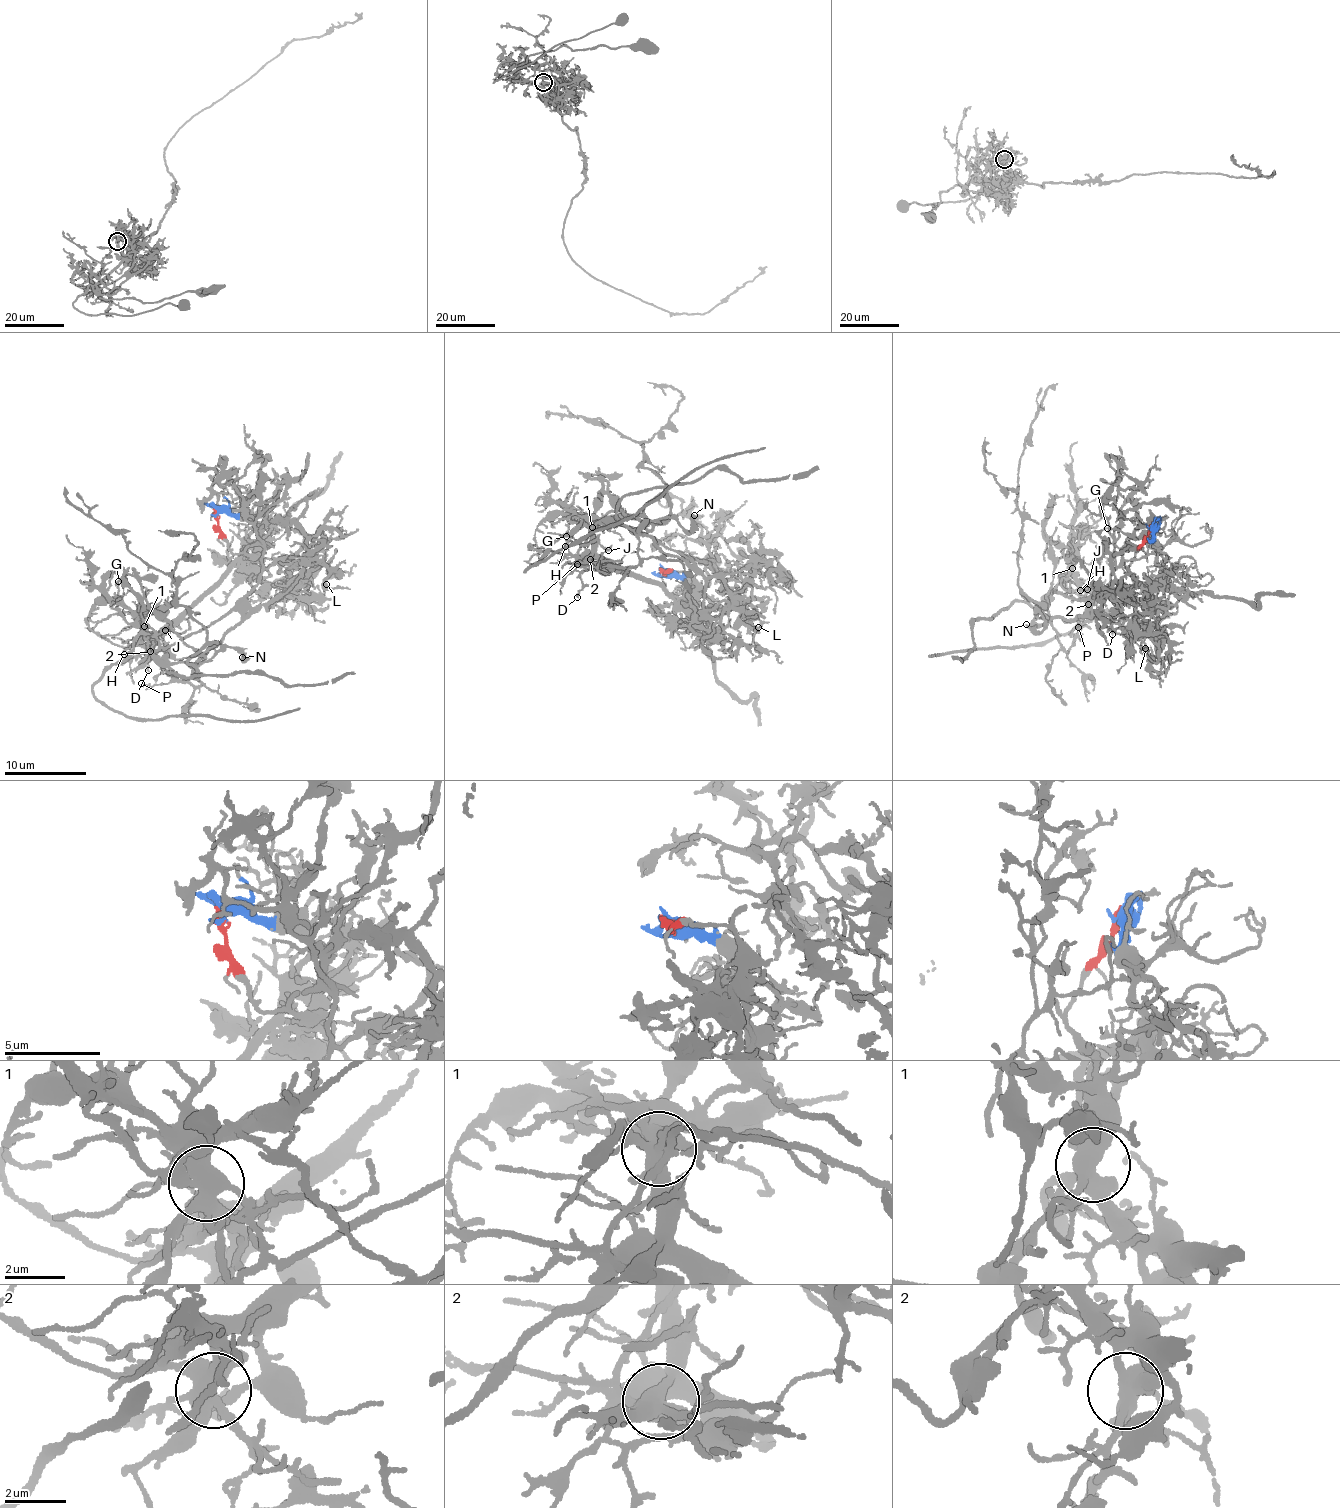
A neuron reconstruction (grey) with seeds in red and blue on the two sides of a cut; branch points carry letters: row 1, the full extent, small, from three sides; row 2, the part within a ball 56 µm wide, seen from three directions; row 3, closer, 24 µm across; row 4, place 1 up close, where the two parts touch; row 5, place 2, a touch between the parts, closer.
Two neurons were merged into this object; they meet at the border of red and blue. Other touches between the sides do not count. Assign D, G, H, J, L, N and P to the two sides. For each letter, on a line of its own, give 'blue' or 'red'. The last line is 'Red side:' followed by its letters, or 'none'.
D: blue
G: blue
H: blue
J: blue
L: red
N: red
P: blue
Red side: L, N

